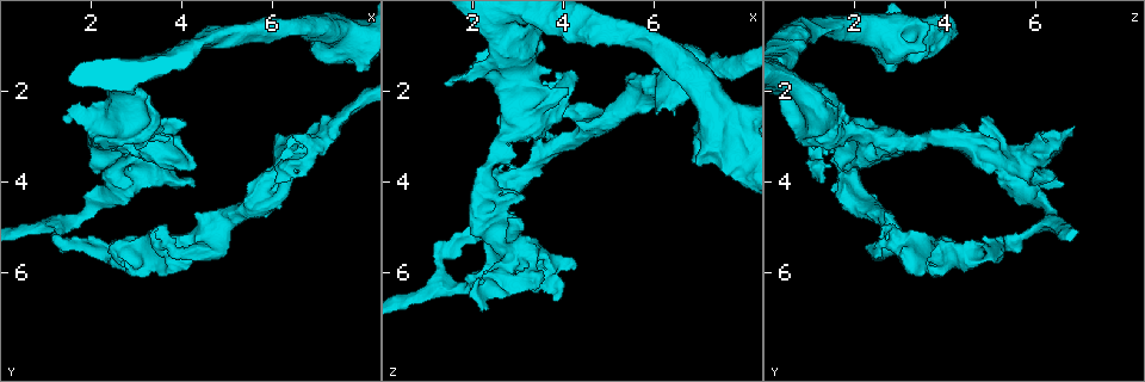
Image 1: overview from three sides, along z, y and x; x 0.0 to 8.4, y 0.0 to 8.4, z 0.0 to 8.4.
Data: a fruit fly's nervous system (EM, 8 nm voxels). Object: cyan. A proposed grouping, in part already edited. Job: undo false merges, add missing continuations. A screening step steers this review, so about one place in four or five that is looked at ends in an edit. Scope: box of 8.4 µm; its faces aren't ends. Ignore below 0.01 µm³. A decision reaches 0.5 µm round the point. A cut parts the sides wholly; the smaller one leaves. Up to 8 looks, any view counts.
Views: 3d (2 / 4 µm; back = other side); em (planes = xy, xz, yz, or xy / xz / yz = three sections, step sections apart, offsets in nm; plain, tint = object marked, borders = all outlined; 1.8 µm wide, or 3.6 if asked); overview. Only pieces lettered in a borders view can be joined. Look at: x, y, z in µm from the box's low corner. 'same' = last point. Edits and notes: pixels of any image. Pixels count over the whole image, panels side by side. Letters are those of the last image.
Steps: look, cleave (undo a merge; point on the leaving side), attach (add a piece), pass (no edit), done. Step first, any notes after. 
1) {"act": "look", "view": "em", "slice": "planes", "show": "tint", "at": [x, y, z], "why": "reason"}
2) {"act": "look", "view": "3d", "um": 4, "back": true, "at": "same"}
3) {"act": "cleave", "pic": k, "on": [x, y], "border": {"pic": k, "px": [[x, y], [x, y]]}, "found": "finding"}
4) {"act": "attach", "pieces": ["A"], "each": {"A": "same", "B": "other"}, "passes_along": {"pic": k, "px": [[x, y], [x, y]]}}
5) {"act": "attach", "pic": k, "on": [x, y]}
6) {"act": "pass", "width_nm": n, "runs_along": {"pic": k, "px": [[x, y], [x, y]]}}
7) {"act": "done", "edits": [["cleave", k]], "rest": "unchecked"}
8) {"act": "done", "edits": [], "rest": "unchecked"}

{"act": "look", "view": "em", "um": 3.6, "slice": "planes", "show": "borders", "at": [7.50, 0.80, 3.30], "why": "abrupt turn"}

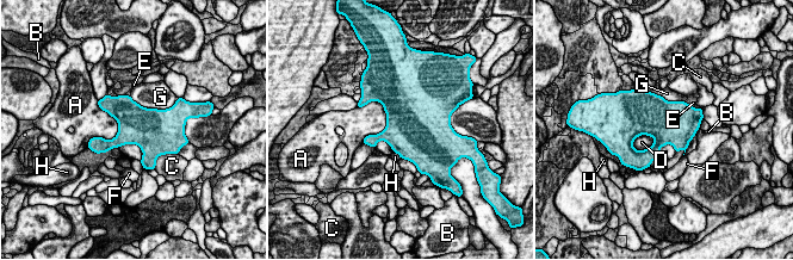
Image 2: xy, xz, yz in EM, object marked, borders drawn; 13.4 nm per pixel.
{"act": "pass", "each": {"A": "other", "B": "other", "C": "other", "D": "other", "E": "other", "F": "other", "G": "other", "H": "other"}, "border": {"pic": 2, "px": [[655, 138], [644, 149], [632, 147]]}, "found": "all the same cell"}

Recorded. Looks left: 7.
{"act": "look", "view": "3d", "um": 4, "at": [2.75, 3.50, 5.25], "why": "looks like a crossing"}

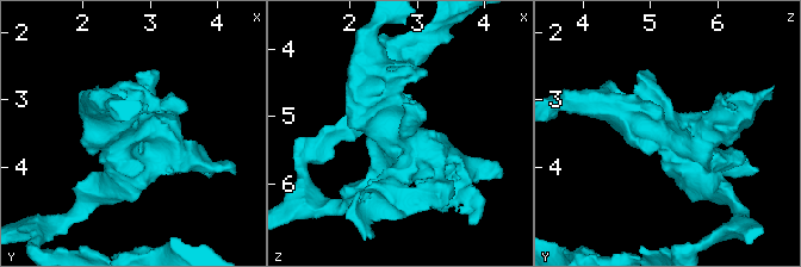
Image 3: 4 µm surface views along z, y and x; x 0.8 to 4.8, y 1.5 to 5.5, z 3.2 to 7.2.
{"act": "look", "view": "em", "slice": "xz", "step": 16, "show": "tint", "at": [2.70, 3.50, 5.25]}

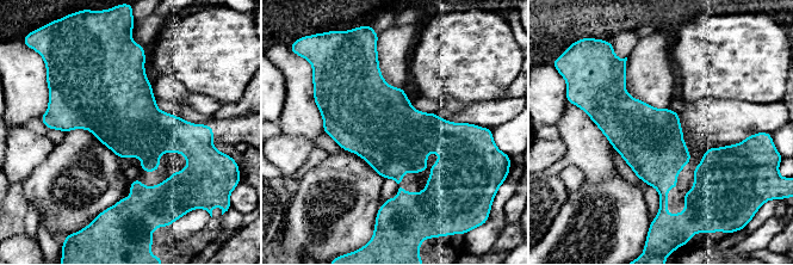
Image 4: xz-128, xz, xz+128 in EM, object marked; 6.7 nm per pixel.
{"act": "look", "view": "em", "slice": "planes", "show": "borders", "at": "same", "why": "another direction"}

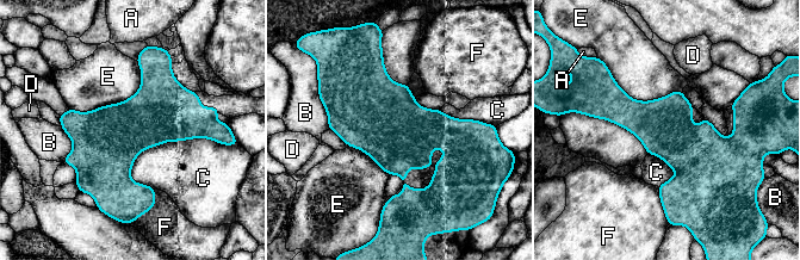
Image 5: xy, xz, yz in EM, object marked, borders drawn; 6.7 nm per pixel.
{"act": "pass", "width_nm": 380, "each": {"A": "other", "B": "other", "C": "other", "D": "other", "E": "other", "F": "other"}, "border": {"pic": 5, "px": [[215, 141], [146, 148], [129, 175]]}, "found": "continuous, no second cell"}

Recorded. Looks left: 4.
{"act": "look", "view": "3d", "um": 2, "at": [2.00, 5.40, 5.25], "why": "branch point"}

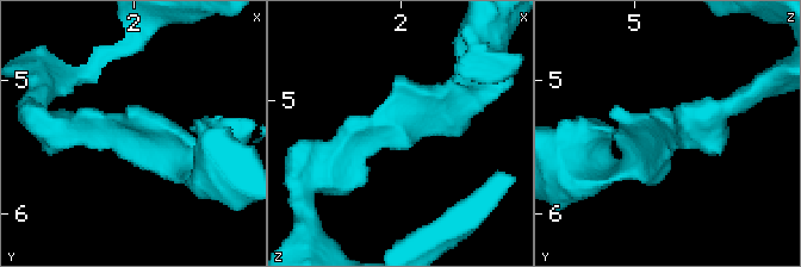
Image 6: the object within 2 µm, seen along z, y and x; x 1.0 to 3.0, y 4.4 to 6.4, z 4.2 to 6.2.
{"act": "look", "view": "em", "slice": "planes", "show": "borders", "at": [1.98, 5.46, 5.24]}

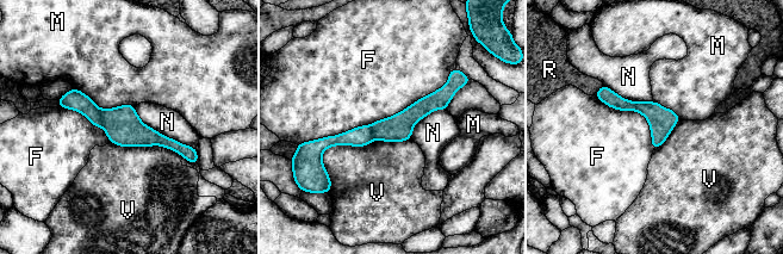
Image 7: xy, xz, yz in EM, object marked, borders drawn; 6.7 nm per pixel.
{"act": "cleave", "pic": 7, "on": [123, 126], "longest_contact_nm": ["F", 1050], "each": {"F": "other", "M": "other", "N": "other", "R": "other", "V": "other"}, "found": "a second cell is stuck on"}

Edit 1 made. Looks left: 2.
{"act": "done", "edits": [["cleave", 7]], "rest": "unchecked"}

